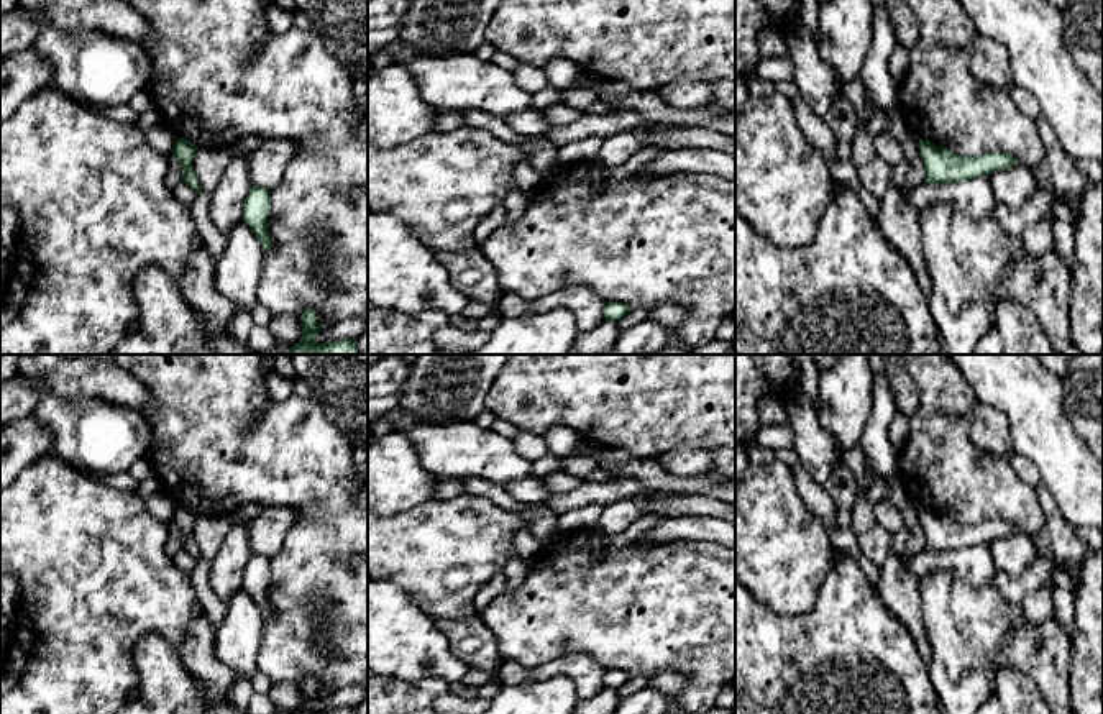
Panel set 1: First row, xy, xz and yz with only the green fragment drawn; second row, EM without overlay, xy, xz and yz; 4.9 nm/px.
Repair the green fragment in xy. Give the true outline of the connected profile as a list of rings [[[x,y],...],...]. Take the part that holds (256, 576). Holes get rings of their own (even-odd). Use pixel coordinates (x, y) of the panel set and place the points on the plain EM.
[[[253,553],[245,566],[241,588],[259,606],[264,619],[272,614],[272,607],[266,596],[269,583],[271,583],[269,558],[266,555]]]

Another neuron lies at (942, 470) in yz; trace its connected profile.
[[[950,355],[901,356],[921,399],[918,410],[909,417],[909,437],[899,453],[899,476],[908,496],[919,507],[949,515],[960,524],[1006,520],[1018,532],[1034,537],[1044,524],[1037,496],[1006,460],[977,448],[970,427],[978,400]]]

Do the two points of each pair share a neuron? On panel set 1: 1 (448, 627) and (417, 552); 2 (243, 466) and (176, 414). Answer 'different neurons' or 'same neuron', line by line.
1: different neurons
2: same neuron

